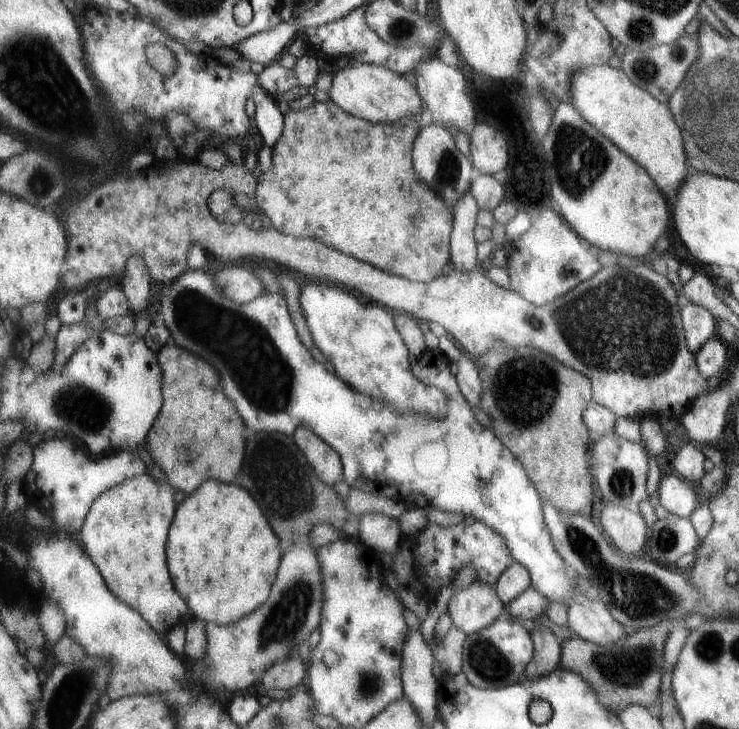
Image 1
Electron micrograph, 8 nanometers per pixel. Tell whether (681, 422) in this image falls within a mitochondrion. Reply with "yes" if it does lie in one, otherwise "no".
no

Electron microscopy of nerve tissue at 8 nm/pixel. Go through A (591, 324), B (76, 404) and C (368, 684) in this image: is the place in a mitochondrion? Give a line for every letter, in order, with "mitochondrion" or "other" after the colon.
A: mitochondrion
B: mitochondrion
C: mitochondrion

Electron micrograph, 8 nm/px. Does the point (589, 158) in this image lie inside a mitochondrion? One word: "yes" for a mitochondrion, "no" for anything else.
yes

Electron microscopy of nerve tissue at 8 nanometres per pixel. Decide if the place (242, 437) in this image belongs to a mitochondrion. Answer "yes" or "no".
no

